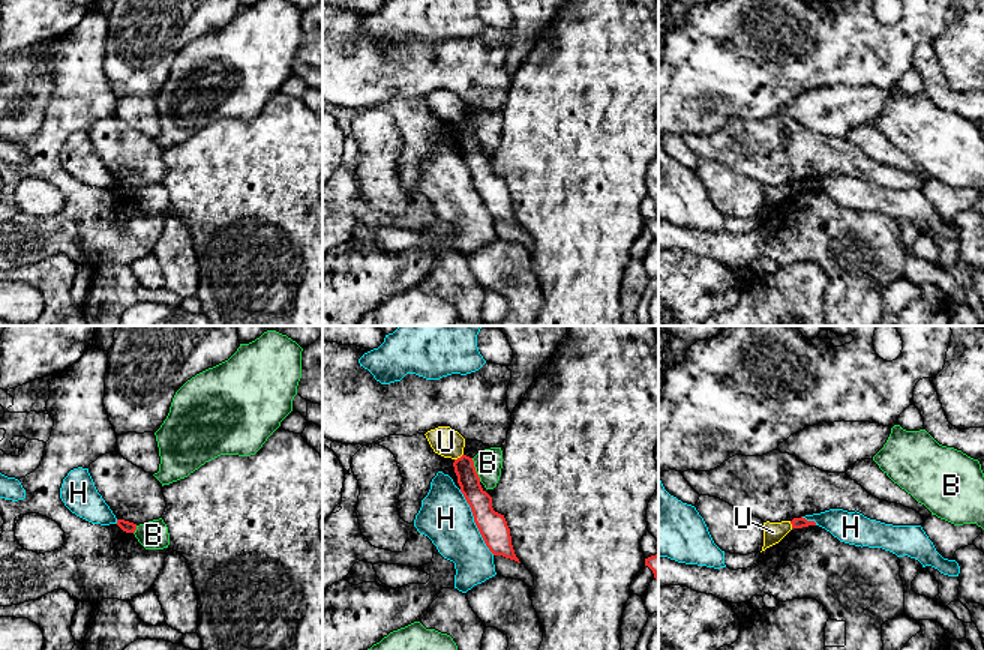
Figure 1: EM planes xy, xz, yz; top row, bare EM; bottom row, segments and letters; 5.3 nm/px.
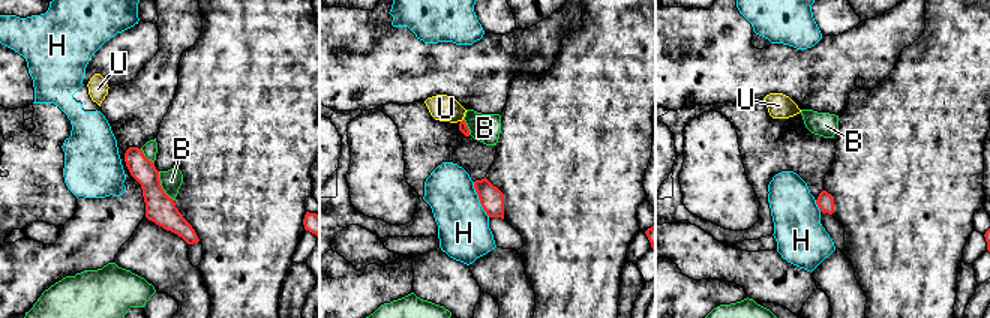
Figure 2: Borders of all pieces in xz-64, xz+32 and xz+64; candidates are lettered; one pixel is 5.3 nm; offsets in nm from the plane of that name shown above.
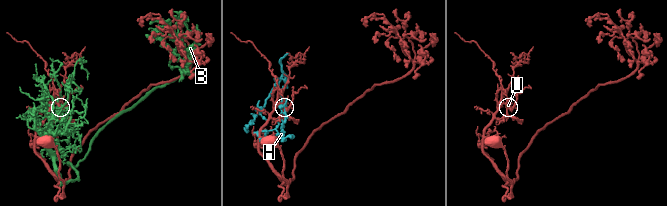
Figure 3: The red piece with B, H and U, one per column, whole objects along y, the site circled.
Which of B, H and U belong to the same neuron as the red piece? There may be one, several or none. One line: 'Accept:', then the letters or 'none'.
Accept: none

